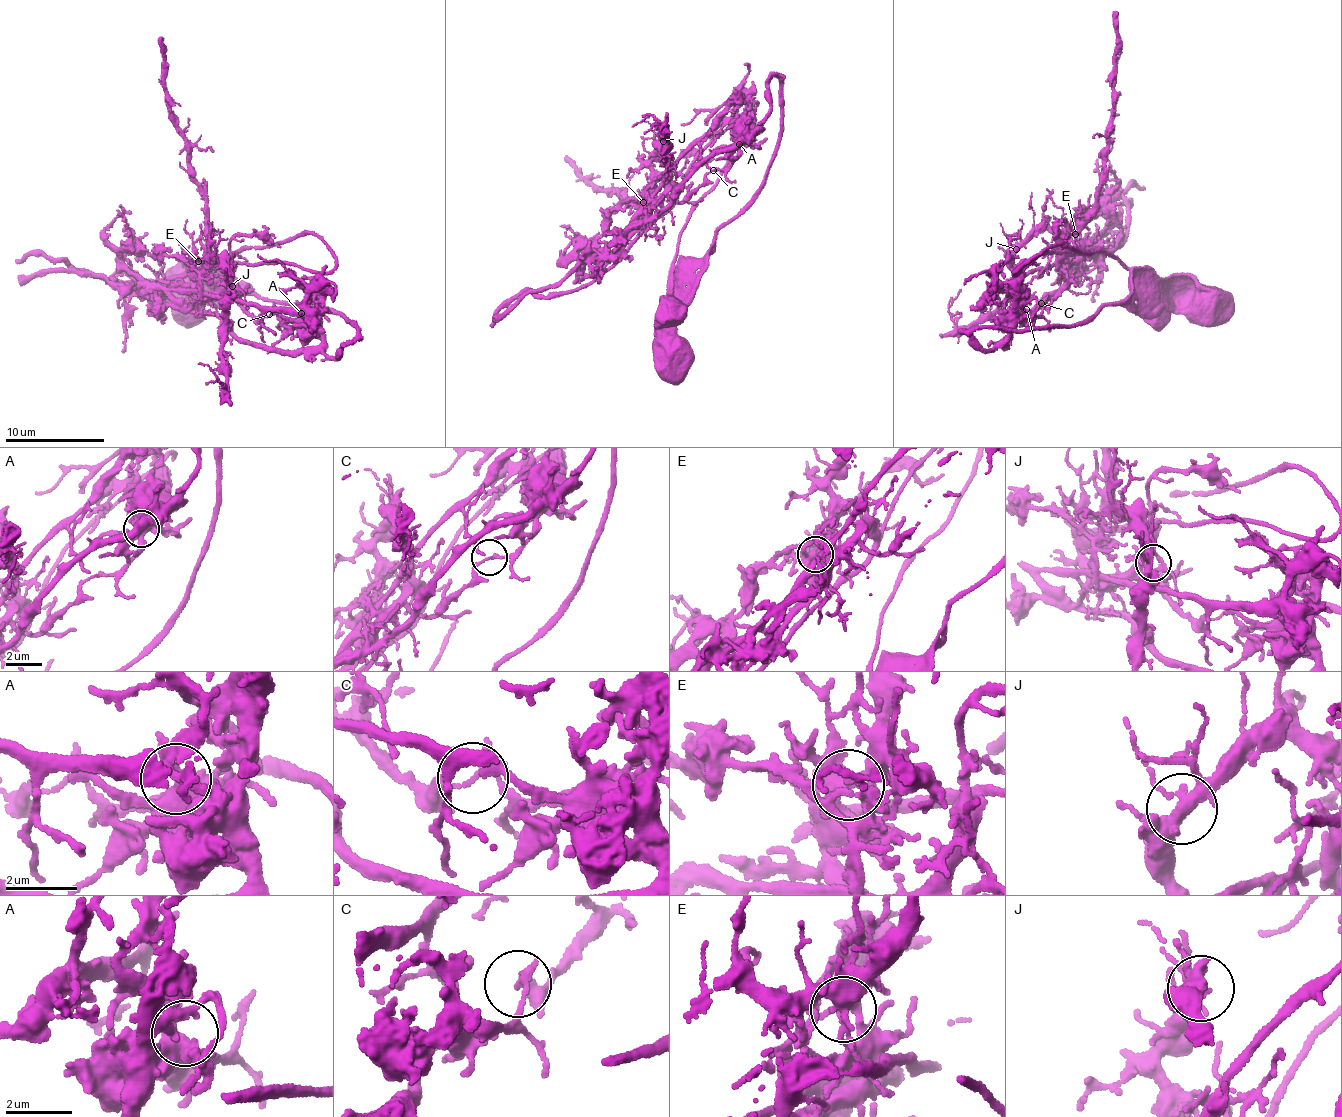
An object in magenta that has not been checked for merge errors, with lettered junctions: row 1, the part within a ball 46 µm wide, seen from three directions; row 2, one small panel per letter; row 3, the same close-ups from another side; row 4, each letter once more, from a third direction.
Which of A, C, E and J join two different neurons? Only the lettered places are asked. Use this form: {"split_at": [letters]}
{"split_at": ["C", "E"]}

